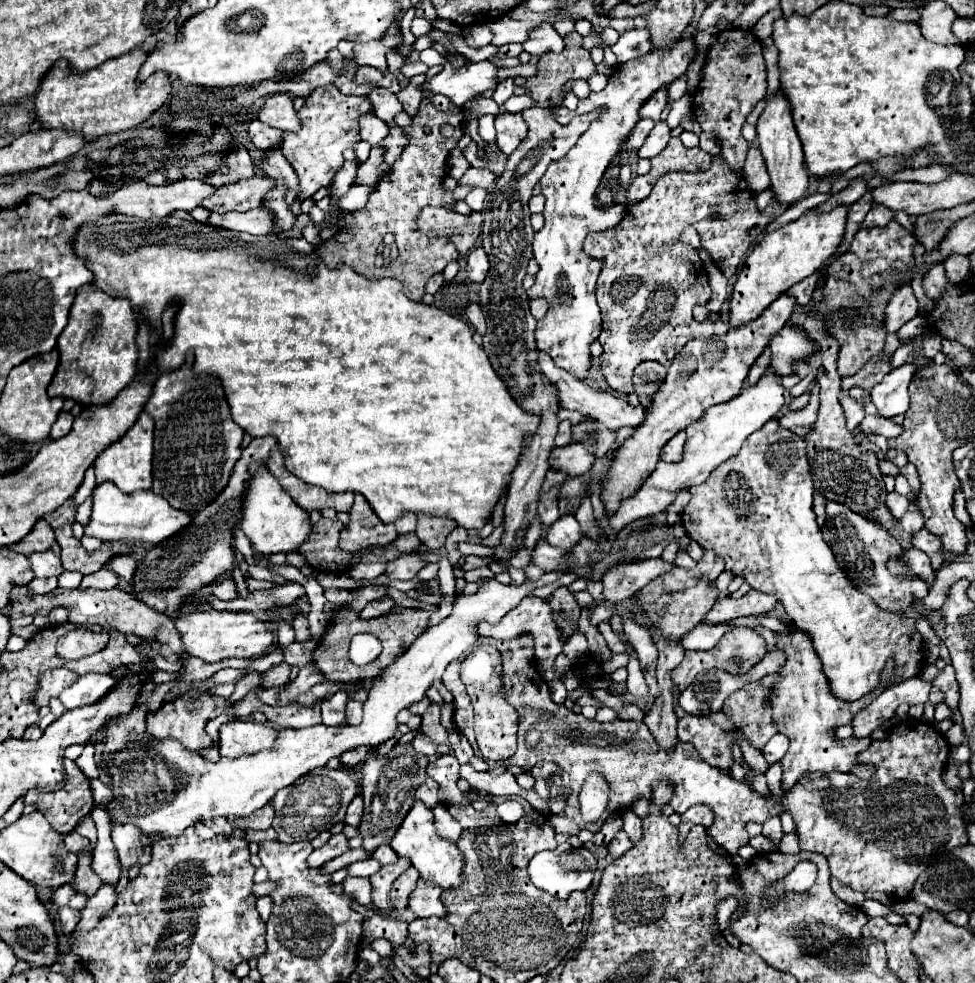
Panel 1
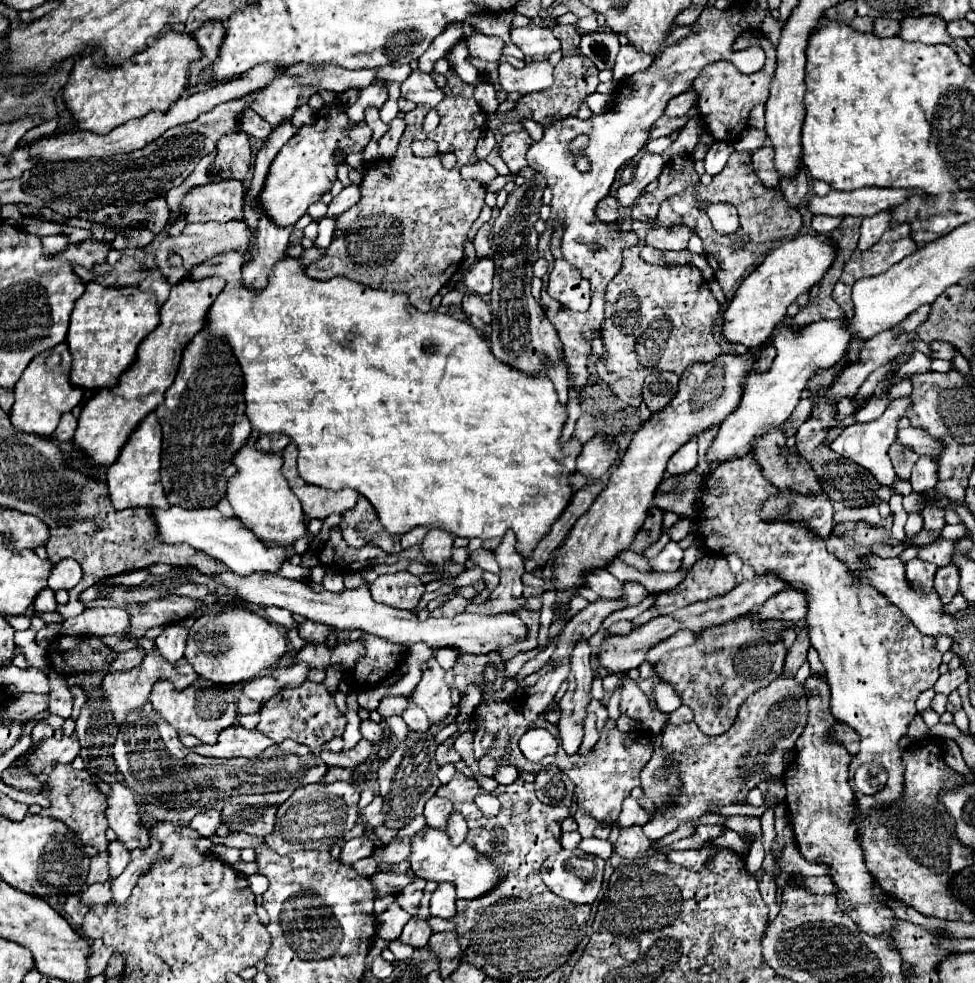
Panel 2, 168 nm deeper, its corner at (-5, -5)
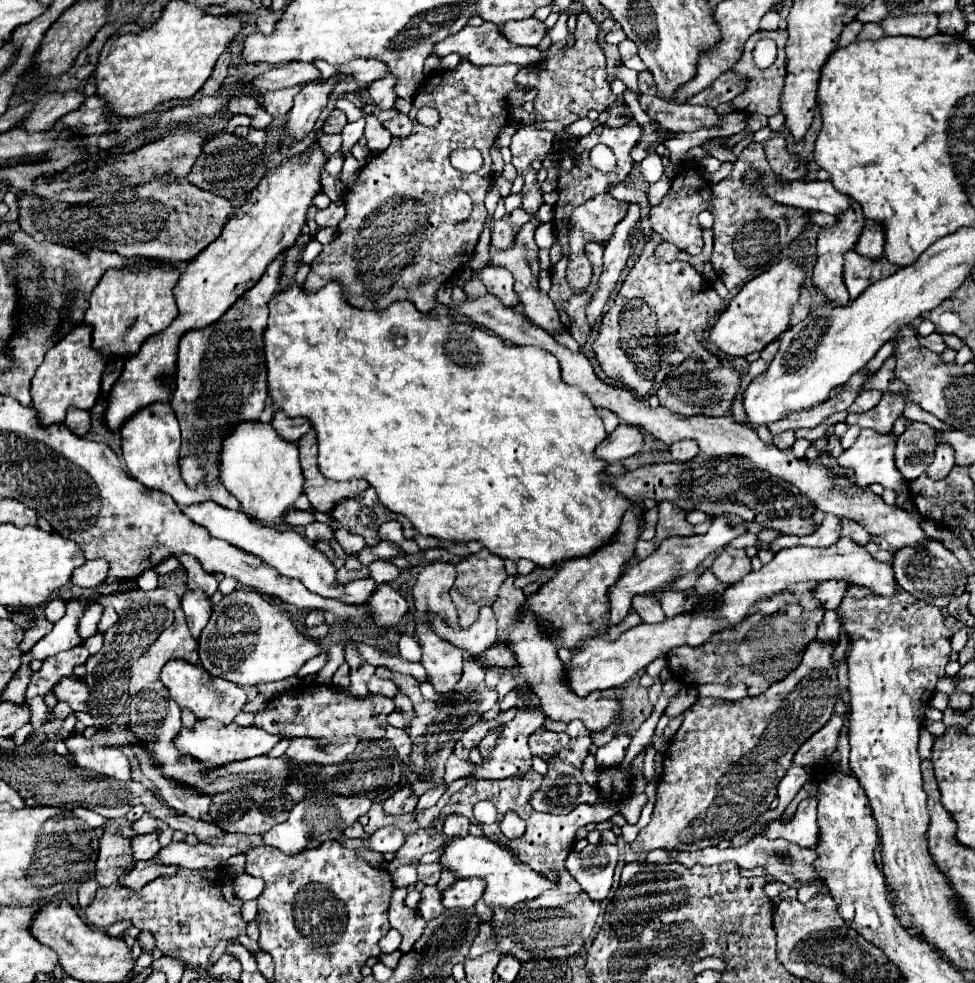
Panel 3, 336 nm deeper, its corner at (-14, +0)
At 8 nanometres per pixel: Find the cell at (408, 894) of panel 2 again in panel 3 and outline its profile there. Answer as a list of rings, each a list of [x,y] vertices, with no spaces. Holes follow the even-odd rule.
[[[424,886],[422,888],[422,898],[418,902],[418,910],[424,920],[432,920],[444,912],[444,906],[440,904],[442,894],[436,886]]]

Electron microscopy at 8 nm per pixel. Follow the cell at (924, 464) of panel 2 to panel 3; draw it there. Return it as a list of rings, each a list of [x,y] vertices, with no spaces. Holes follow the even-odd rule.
[[[940,444],[934,452],[934,462],[928,466],[926,474],[932,478],[932,480],[940,480],[940,478],[946,478],[946,474],[950,472],[950,468],[954,466],[954,452],[950,446],[946,444]]]

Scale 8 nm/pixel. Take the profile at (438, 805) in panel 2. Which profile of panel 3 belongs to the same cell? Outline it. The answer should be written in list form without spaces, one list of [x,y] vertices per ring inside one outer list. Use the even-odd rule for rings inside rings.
[[[448,814],[448,818],[444,820],[444,836],[446,838],[462,838],[468,834],[468,826],[470,826],[470,820],[460,816],[460,814]]]

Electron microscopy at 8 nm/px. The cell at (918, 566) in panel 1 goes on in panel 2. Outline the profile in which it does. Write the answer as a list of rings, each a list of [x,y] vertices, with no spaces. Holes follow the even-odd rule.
[[[911,559],[905,563],[905,575],[907,581],[913,585],[913,589],[929,593],[933,589],[933,579],[935,579],[937,567],[931,563],[923,563],[921,559]]]

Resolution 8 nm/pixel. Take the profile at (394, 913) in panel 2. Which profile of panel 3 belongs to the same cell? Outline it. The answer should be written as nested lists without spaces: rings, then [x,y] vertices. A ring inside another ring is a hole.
[[[390,928],[388,934],[380,940],[380,950],[382,950],[382,952],[394,952],[394,950],[398,950],[400,940],[402,940],[402,938],[400,938],[400,932],[394,930],[394,928]]]

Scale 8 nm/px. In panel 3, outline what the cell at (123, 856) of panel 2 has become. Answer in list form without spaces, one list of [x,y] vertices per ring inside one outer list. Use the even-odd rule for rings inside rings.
[[[156,834],[132,836],[130,842],[132,842],[132,856],[136,860],[150,860],[160,850],[160,844],[158,844],[158,836]]]

